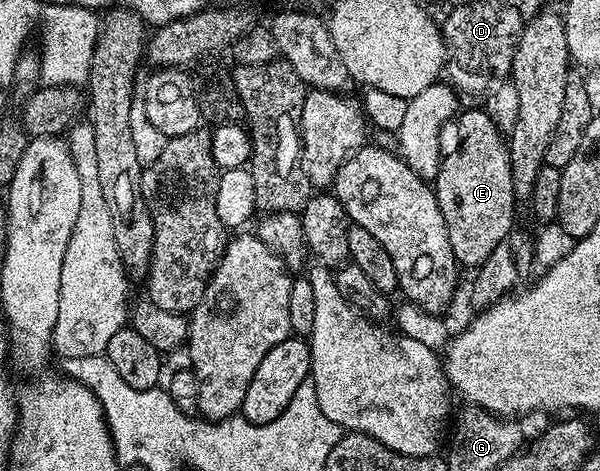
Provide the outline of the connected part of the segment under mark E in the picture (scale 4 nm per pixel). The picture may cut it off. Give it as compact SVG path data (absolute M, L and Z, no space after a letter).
M485 109L463 110L457 116L458 144L447 159L438 164L432 190L446 222L448 241L459 264L477 268L496 245L515 230L514 174L510 164L510 148Z

